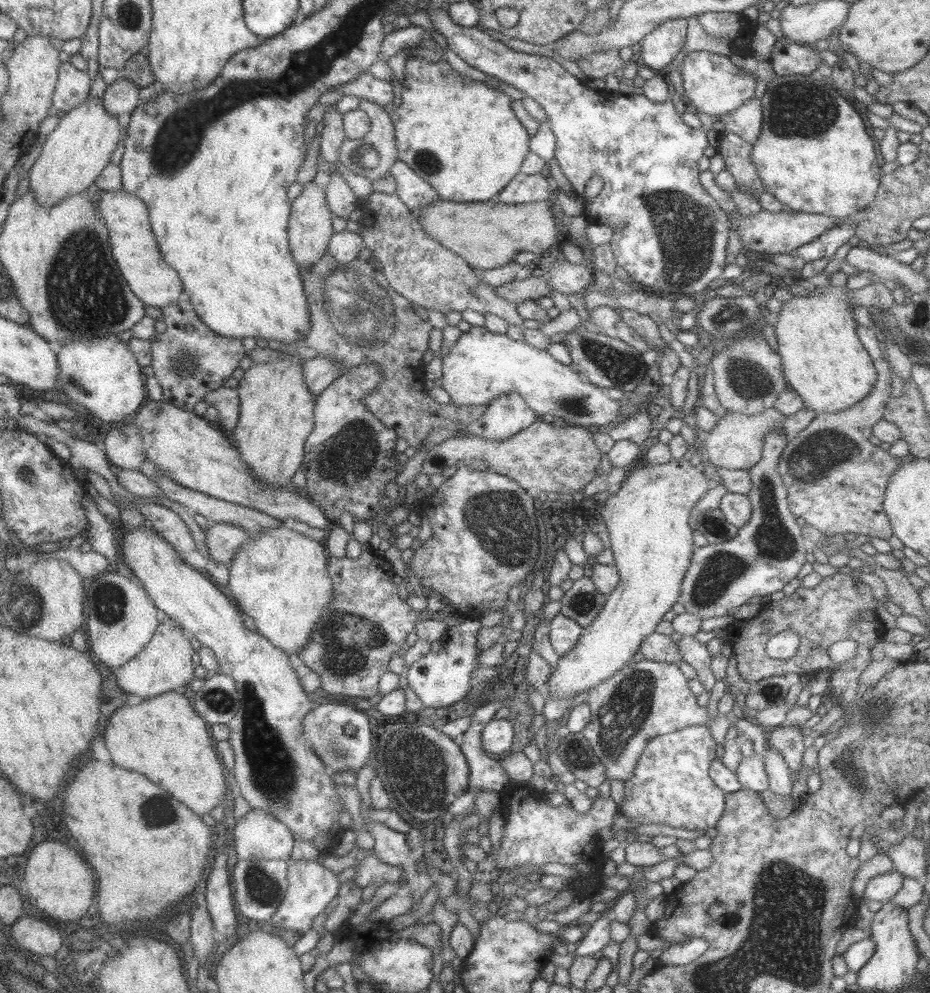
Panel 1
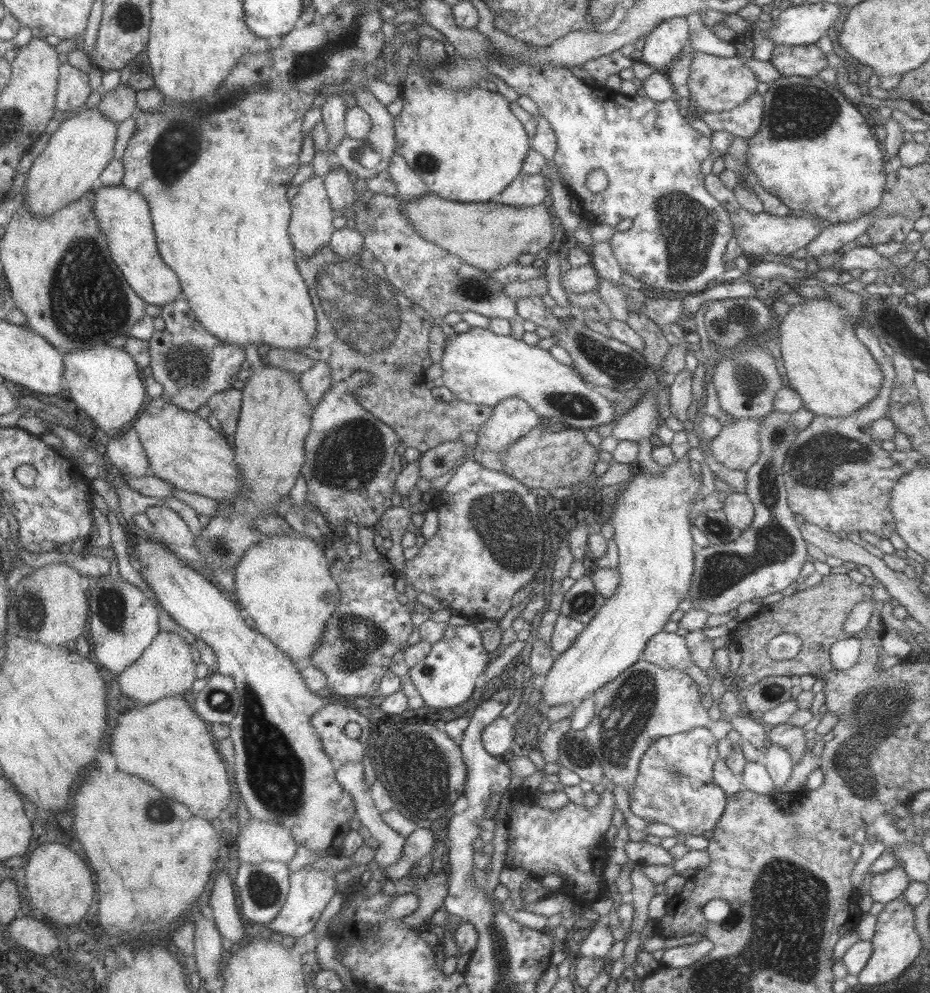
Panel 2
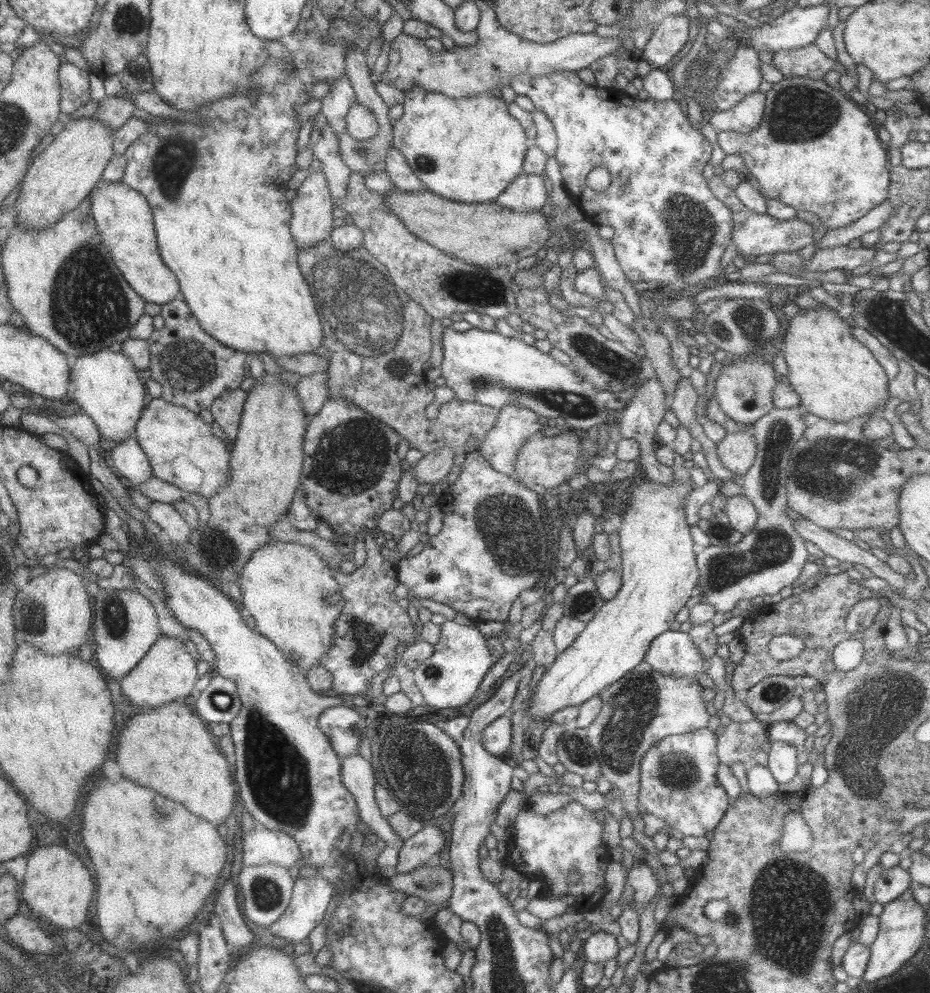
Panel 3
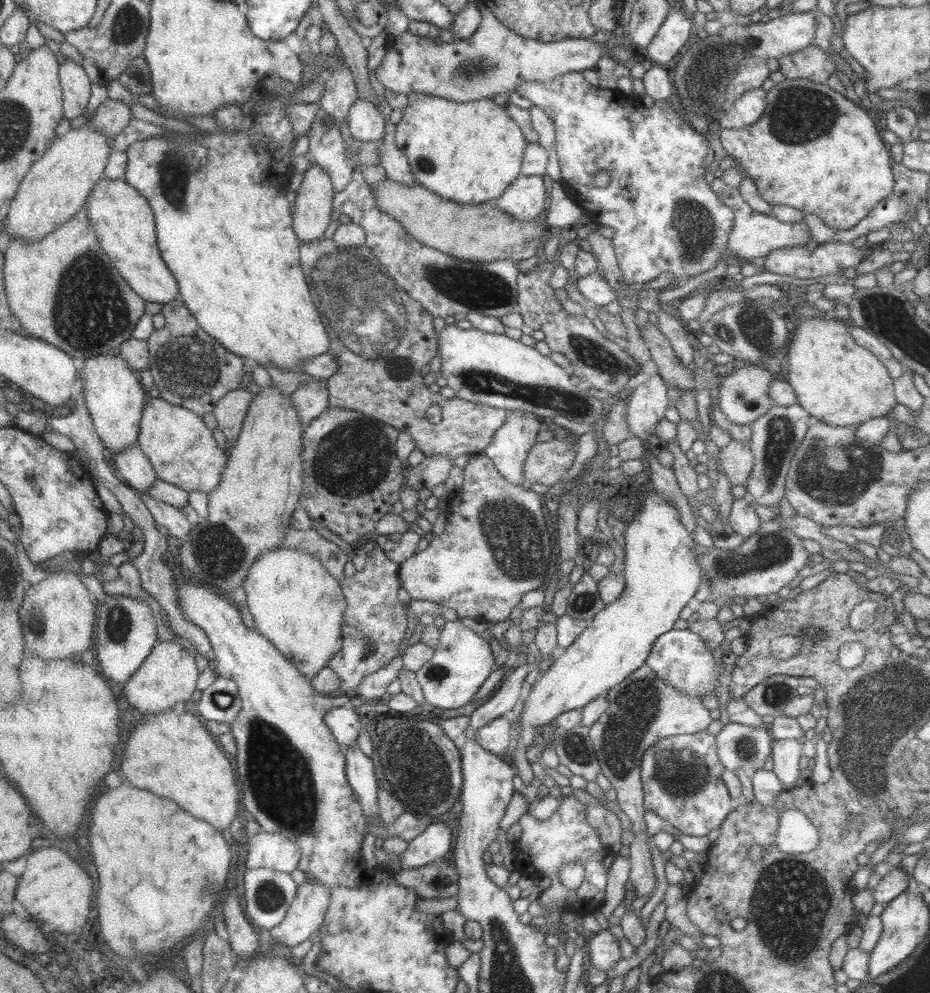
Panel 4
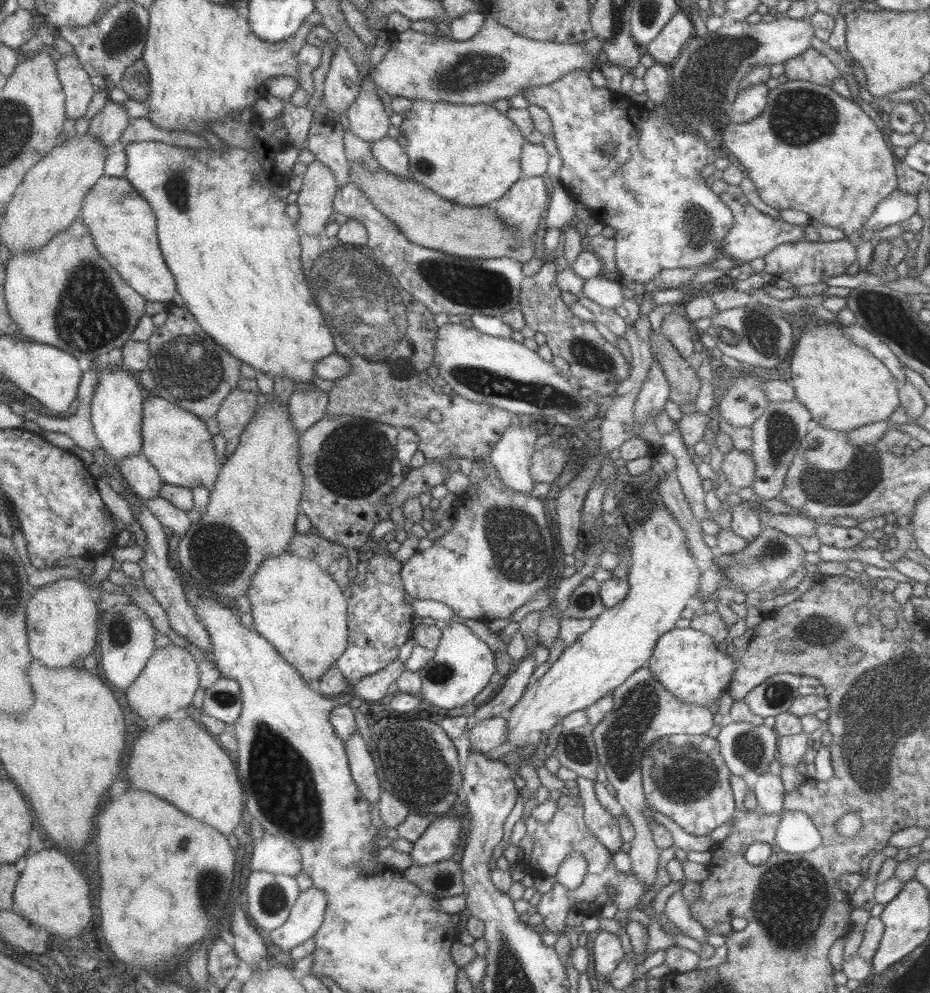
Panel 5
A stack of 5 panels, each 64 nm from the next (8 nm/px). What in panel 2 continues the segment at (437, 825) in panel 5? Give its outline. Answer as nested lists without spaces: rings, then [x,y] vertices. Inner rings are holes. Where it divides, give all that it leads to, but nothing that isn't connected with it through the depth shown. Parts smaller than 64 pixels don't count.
[[[417,827],[410,836],[405,838],[400,860],[395,862],[392,866],[380,869],[388,879],[398,880],[408,875],[412,866],[414,866],[422,856],[430,854],[436,843],[435,834],[430,828]]]

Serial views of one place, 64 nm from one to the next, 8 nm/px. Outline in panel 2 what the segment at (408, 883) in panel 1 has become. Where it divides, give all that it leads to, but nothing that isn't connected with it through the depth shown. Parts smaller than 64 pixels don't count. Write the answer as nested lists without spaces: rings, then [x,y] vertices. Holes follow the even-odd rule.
[[[362,761],[343,764],[337,768],[335,774],[336,780],[343,786],[343,789],[353,798],[355,809],[357,810],[357,818],[363,825],[365,836],[372,837],[378,842],[374,860],[376,860],[379,868],[392,866],[400,860],[403,853],[405,838],[400,836],[386,821],[381,817],[381,812],[375,807],[371,795],[371,789],[368,788],[364,781],[364,764]]]

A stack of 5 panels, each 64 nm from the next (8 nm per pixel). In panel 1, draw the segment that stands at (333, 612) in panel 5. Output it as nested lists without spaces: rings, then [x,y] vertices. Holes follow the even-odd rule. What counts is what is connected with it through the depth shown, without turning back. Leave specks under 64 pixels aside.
[[[290,525],[269,528],[257,536],[252,536],[236,553],[228,566],[230,594],[245,616],[250,616],[256,624],[258,634],[267,638],[276,648],[288,656],[296,656],[307,646],[315,631],[316,623],[334,598],[332,580],[328,577],[328,552],[323,542],[318,542],[291,529]]]

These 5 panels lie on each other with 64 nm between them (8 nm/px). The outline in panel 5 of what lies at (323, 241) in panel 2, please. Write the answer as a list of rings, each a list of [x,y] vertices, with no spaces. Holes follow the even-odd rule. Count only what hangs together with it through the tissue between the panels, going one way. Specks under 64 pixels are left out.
[[[313,161],[308,165],[306,172],[302,174],[303,185],[298,192],[297,207],[300,209],[300,218],[295,228],[302,231],[303,236],[314,236],[314,234],[323,234],[328,224],[328,218],[335,213],[333,209],[333,200],[339,189],[339,184],[334,178],[334,173],[325,164]]]

